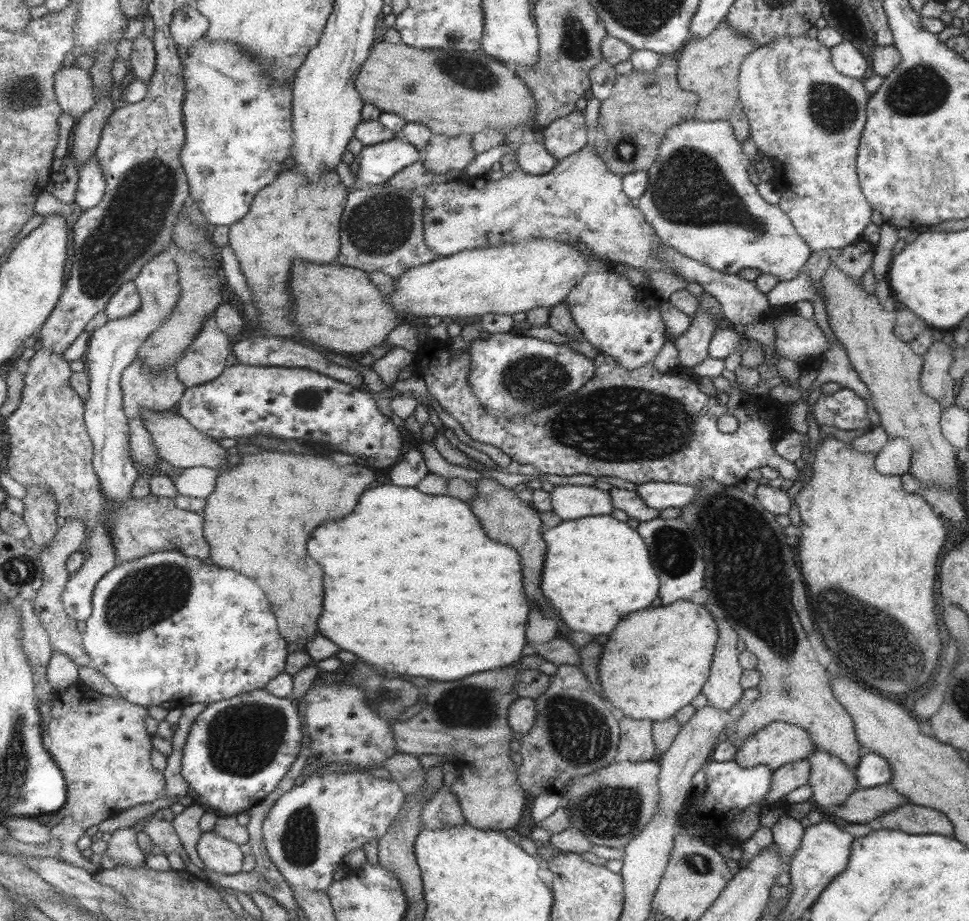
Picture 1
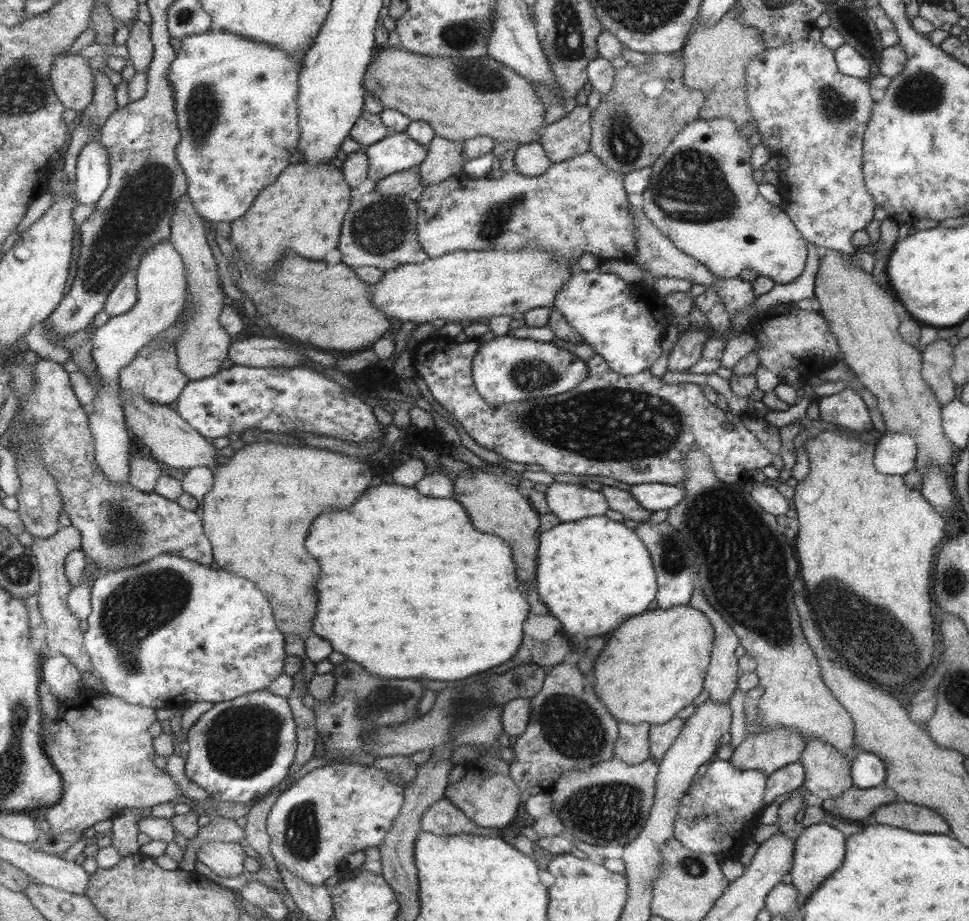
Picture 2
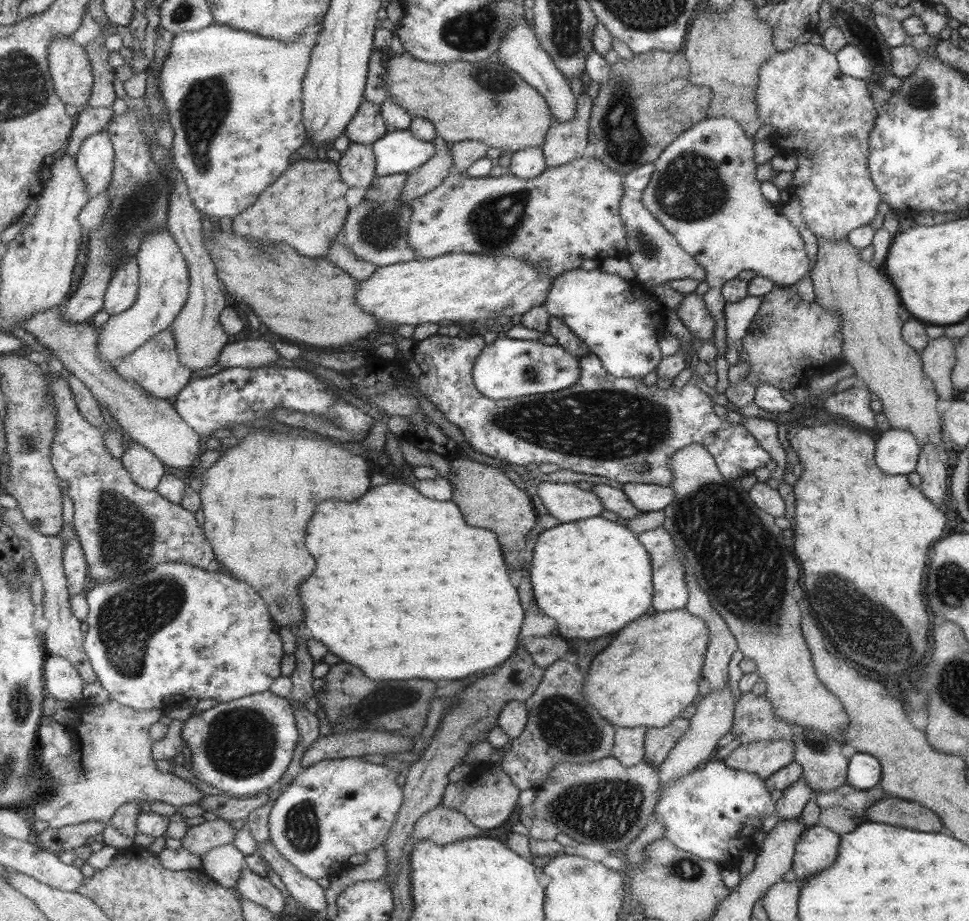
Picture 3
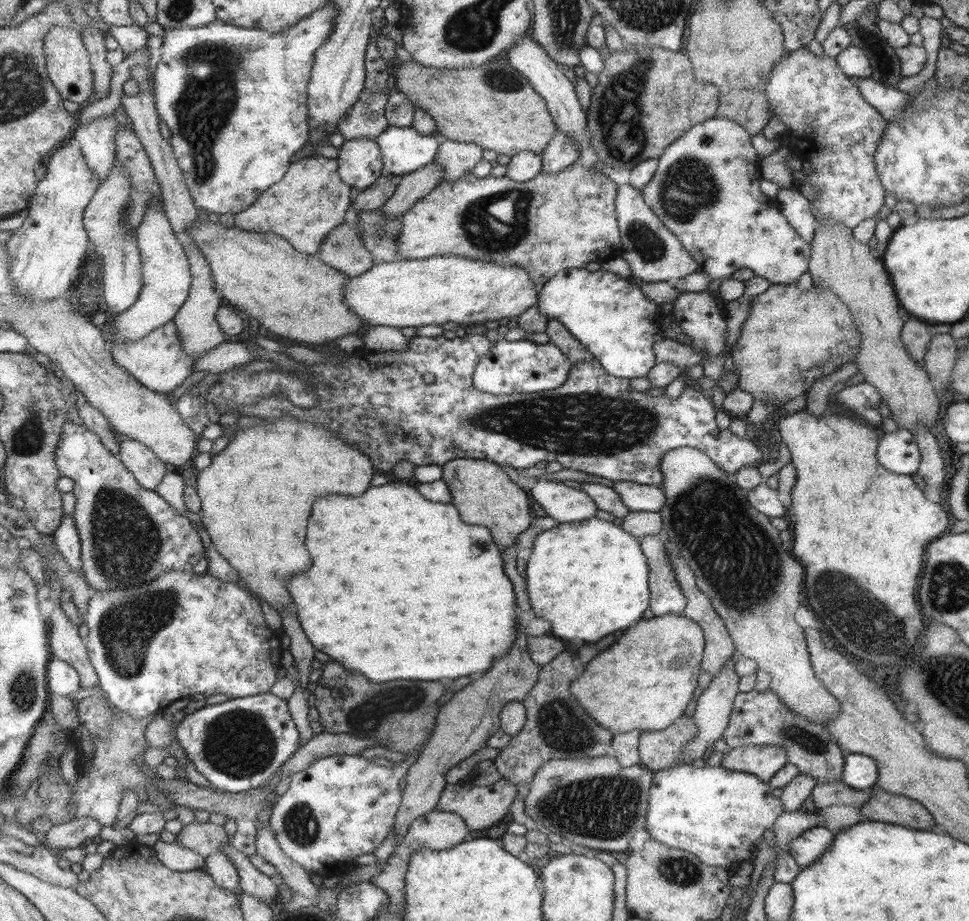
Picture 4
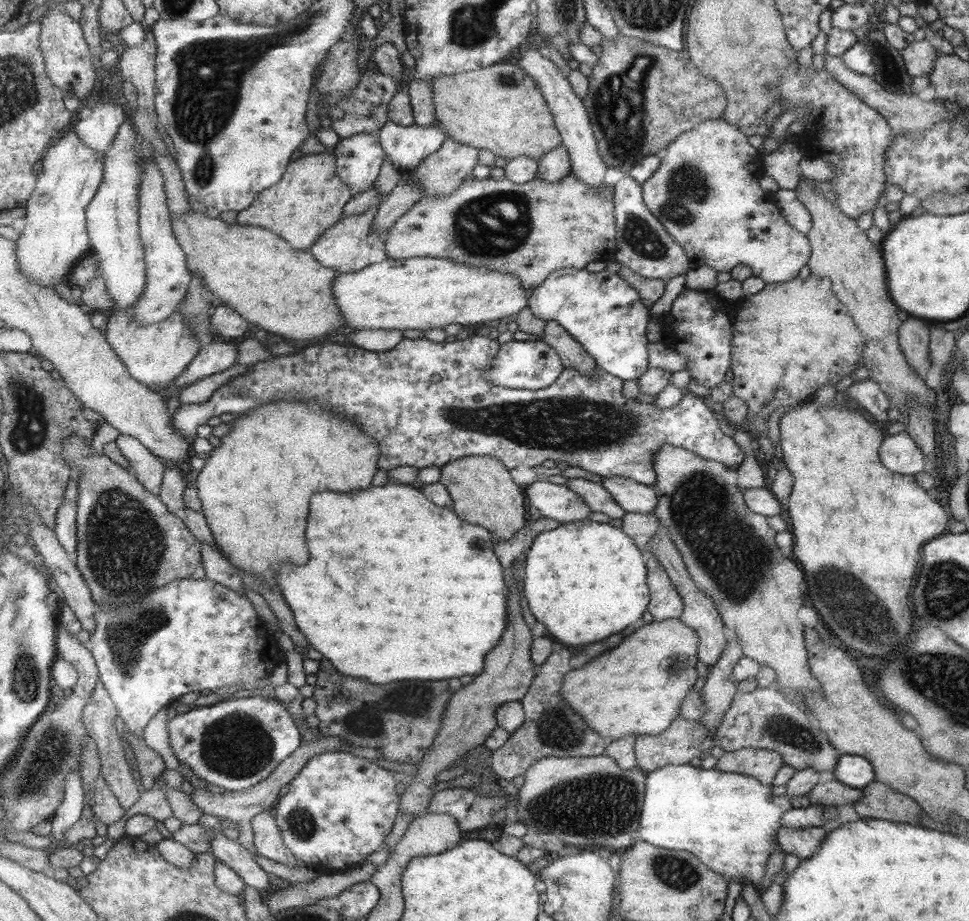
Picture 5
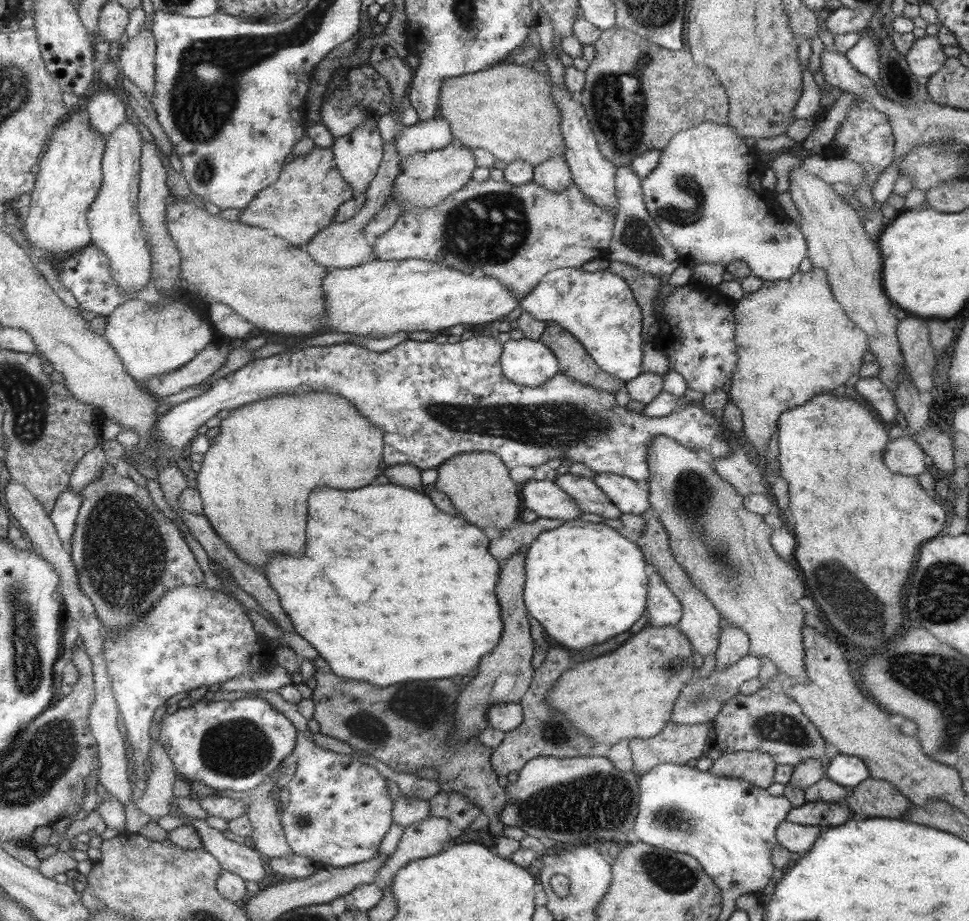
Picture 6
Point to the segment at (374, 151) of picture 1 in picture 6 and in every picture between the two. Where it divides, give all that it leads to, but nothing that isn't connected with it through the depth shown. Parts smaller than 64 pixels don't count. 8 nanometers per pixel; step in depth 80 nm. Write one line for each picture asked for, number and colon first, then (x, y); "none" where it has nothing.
2: (397, 152)
3: (397, 152)
4: (403, 149)
5: (405, 146)
6: (434, 133)

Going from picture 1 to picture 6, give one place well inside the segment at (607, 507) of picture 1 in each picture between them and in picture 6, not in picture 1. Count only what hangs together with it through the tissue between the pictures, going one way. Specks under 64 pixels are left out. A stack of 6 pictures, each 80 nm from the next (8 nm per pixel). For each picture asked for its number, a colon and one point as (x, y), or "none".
2: (568, 502)
3: (565, 502)
4: (564, 504)
5: (557, 502)
6: (545, 498)

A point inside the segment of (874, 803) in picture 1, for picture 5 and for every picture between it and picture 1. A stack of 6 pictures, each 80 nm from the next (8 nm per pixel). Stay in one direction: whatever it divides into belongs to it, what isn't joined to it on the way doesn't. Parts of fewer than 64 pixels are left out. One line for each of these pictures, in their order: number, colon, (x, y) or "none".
2: (855, 803)
3: (847, 796)
4: (823, 794)
5: (831, 793)

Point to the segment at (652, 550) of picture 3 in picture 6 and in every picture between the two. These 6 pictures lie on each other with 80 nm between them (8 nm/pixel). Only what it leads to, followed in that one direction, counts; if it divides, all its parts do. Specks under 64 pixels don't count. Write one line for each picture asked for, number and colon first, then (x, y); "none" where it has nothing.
4: (667, 598)
5: (667, 603)
6: (662, 608)

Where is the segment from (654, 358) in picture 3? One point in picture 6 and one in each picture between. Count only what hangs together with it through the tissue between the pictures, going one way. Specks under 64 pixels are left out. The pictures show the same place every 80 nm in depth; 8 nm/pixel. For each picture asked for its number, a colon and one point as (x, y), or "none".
4: (608, 315)
5: (599, 310)
6: (597, 308)

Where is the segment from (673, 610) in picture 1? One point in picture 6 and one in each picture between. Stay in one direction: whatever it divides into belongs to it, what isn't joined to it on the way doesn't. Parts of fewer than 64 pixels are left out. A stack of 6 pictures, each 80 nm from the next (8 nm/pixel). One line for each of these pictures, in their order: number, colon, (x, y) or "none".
2: (654, 666)
3: (650, 672)
4: (644, 680)
5: (637, 688)
6: (629, 693)

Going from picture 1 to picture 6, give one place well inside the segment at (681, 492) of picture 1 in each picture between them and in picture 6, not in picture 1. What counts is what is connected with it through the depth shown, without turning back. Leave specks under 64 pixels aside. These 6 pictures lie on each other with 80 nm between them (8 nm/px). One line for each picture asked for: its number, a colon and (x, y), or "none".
2: (652, 496)
3: (645, 497)
4: (638, 498)
5: (632, 496)
6: (629, 497)

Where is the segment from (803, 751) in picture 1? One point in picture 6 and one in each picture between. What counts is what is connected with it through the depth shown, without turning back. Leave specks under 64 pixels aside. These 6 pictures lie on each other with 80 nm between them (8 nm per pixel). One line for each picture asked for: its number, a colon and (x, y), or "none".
2: (769, 750)
3: (764, 758)
4: (764, 761)
5: (760, 764)
6: (756, 767)

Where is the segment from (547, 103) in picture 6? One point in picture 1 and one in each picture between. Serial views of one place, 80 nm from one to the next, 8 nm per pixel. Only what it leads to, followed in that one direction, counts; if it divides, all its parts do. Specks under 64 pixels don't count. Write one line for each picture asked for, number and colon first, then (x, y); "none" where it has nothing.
1: (451, 93)
2: (460, 98)
3: (486, 101)
4: (494, 106)
5: (500, 108)

